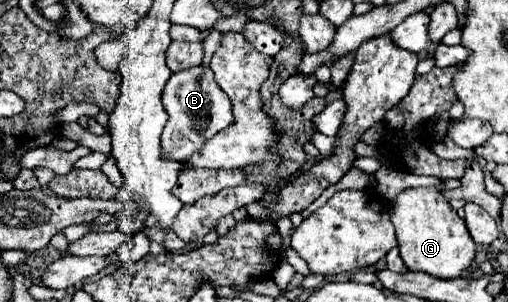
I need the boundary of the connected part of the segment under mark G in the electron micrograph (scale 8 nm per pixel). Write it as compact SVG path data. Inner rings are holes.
M404 189L390 203L390 221L396 229L400 257L410 271L426 271L440 279L462 277L468 271L476 255L476 243L472 241L464 221L438 189Z

